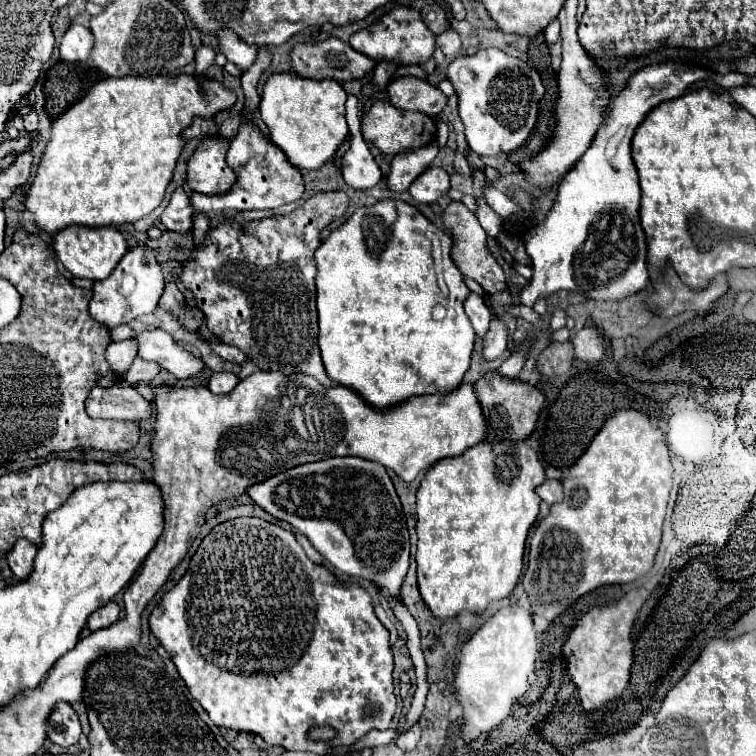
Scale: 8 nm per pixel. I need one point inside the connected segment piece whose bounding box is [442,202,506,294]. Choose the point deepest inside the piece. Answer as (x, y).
(470, 253)

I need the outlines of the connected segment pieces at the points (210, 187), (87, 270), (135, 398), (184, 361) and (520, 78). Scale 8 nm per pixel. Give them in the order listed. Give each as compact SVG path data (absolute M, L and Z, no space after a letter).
M208 136L196 146L188 160L188 186L194 192L216 196L226 194L236 184L236 174L228 168L226 152L230 140L222 136Z
M70 226L70 230L62 230L60 234L56 234L54 252L72 276L88 278L88 280L96 282L96 280L108 278L112 274L112 270L118 266L118 262L128 252L128 244L116 228L102 226L100 230L92 230L86 226Z
M120 380L110 388L92 388L86 398L86 412L90 418L130 420L138 424L154 416L152 402L142 398L126 380Z
M152 330L152 332L138 332L132 336L138 344L138 356L142 360L158 362L162 368L172 372L178 378L194 376L204 368L204 362L194 358L190 352L186 352L182 346L178 346L172 336L164 330Z
M480 48L472 56L452 60L446 68L446 78L458 94L458 110L472 152L478 156L496 156L500 152L512 152L526 142L538 118L538 102L546 94L536 66L500 48Z

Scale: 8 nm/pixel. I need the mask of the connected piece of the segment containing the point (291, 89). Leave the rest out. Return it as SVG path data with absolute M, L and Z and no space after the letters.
M284 72L272 74L266 80L262 90L260 114L270 130L270 142L284 150L294 166L318 170L336 154L338 146L348 136L344 104L346 92L336 80L308 80Z

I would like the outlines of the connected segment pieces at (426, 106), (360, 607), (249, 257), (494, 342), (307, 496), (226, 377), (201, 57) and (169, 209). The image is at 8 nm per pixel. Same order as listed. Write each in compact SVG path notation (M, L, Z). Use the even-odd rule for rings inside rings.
M402 76L388 84L390 104L398 110L414 110L436 116L446 106L446 96L426 80L416 76Z
M234 518L234 520L222 522L216 528L212 528L210 534L202 540L196 554L192 556L188 572L170 592L164 594L160 606L152 610L150 630L158 638L162 648L170 654L190 694L200 702L200 706L208 712L214 724L260 734L268 742L268 746L282 746L286 750L308 750L308 752L324 754L328 746L336 746L336 744L350 746L360 736L364 736L368 730L372 728L386 730L392 724L392 718L396 712L396 696L394 696L394 686L392 686L394 662L392 662L392 652L388 646L388 630L376 618L372 602L370 602L370 594L360 586L348 586L348 588L342 586L334 578L332 572L308 560L308 556L304 554L302 546L296 542L290 530L274 526L262 518ZM324 726L336 730L334 740L330 742L310 740L308 732L312 728L324 728Z
M344 192L316 194L292 214L270 216L238 228L220 224L210 232L182 272L182 282L196 294L198 308L204 312L210 332L214 332L220 342L240 348L260 370L278 370L284 376L302 372L314 376L324 388L330 388L332 380L322 366L318 348L314 252L320 246L320 232L334 218L342 216L346 208L348 196Z
M494 318L490 322L488 338L484 338L482 358L484 360L496 360L504 350L506 350L506 326L502 324L502 320Z
M356 456L328 458L284 470L264 482L258 482L256 486L248 486L246 494L268 514L288 522L292 528L302 532L334 568L348 576L370 580L390 598L400 600L400 588L410 562L410 536L400 498L384 466Z
M216 372L216 374L212 374L208 388L214 394L228 394L228 392L232 392L236 388L238 382L240 382L240 378L236 374L232 374L232 372Z
M202 46L196 50L196 72L194 72L194 76L198 80L206 80L206 70L214 64L214 56L216 56L216 52L210 46Z
M182 186L172 192L172 198L160 216L160 222L166 230L176 232L186 232L192 226L192 208L188 206L188 196Z

